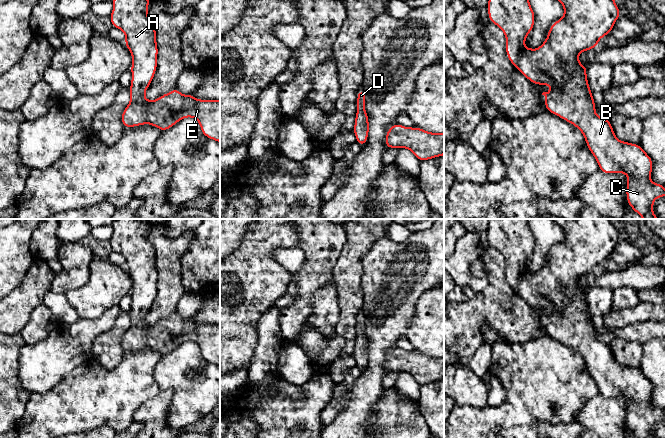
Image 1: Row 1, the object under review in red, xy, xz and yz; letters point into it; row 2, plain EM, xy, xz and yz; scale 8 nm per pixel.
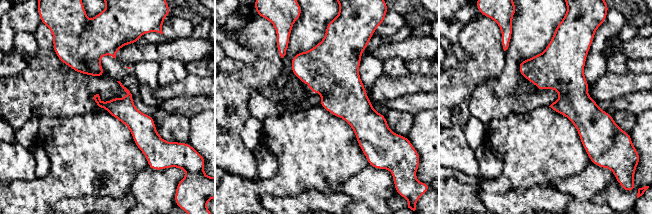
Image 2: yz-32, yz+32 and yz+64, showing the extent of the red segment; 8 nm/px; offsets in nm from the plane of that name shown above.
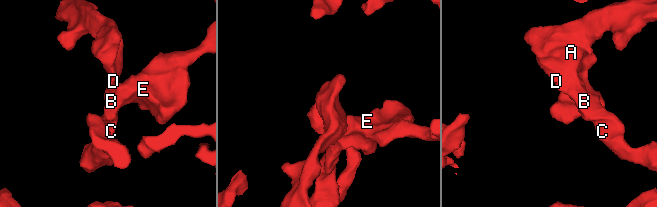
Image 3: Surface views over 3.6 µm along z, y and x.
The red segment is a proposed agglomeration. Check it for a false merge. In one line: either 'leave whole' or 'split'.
leave whole

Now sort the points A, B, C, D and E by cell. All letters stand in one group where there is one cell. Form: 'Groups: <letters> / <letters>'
Groups: A B C D E

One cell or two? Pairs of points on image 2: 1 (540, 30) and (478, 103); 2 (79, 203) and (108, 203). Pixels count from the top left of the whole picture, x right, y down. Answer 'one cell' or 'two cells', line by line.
1: one cell
2: one cell

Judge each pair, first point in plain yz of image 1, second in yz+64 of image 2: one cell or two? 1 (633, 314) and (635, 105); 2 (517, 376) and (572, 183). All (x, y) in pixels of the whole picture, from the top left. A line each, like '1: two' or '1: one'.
1: two
2: two

